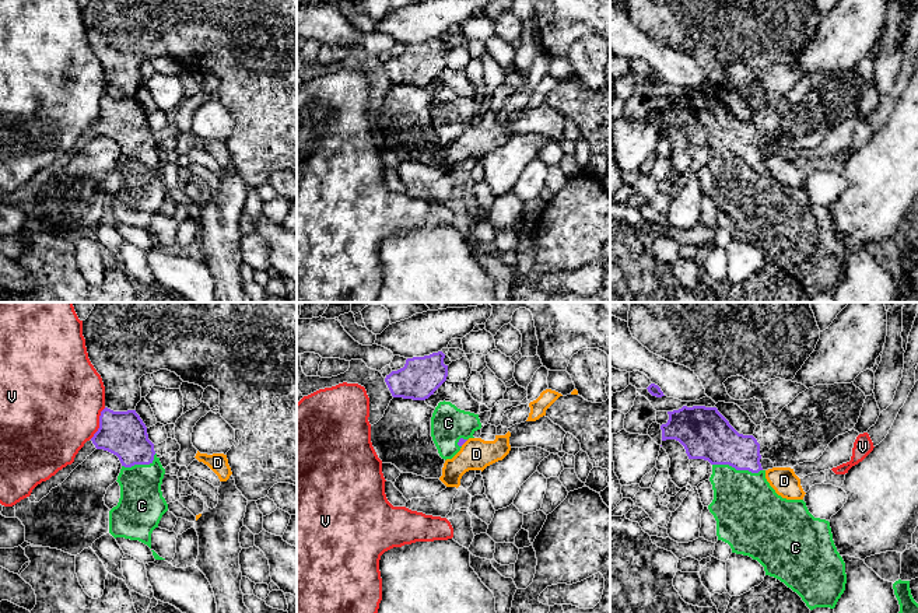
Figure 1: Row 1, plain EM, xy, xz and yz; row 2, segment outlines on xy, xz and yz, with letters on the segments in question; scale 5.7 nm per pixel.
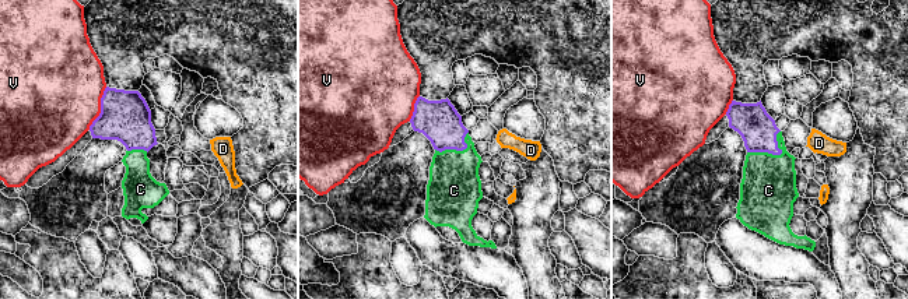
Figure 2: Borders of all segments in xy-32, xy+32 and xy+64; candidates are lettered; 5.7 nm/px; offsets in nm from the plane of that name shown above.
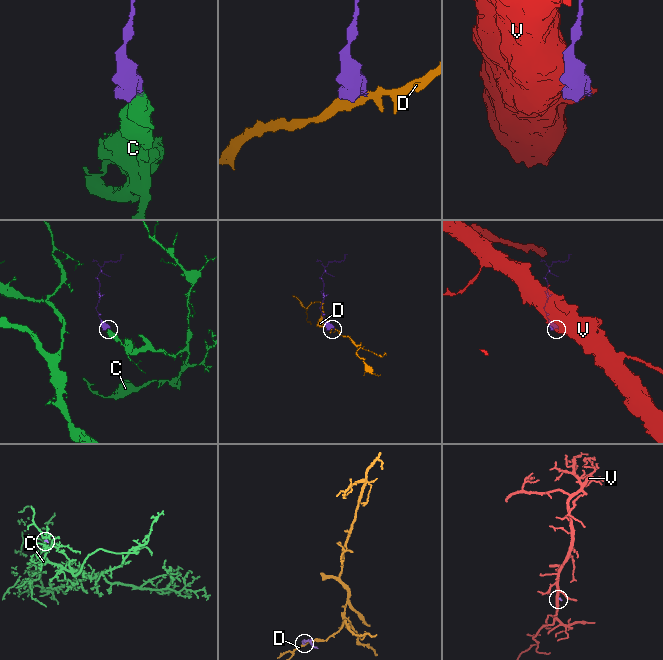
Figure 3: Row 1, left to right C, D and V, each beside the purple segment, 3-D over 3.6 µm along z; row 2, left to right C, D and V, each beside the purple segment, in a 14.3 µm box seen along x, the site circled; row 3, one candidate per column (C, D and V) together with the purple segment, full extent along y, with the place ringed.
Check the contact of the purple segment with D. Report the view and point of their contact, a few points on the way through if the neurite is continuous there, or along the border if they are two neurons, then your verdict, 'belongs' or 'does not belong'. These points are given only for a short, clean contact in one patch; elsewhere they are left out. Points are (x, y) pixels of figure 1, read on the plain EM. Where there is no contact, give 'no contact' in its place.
meets purple in xz at (463, 129); border along xz (468, 126), (461, 132); does not belong

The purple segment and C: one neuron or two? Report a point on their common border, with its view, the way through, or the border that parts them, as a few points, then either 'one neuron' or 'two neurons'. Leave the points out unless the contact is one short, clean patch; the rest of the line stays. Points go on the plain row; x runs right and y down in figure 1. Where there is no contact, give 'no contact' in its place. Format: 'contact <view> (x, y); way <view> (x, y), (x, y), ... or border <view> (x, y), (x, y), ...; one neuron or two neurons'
contact yz (738, 156); way yz (710, 123), (735, 149), (738, 156), (747, 198); one neuron

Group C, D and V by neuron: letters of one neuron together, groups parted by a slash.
C / D / V

